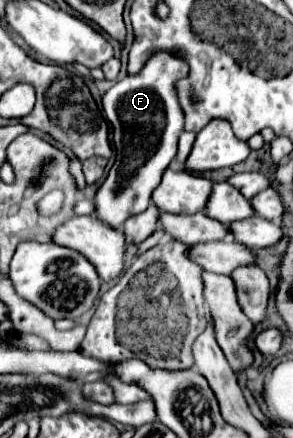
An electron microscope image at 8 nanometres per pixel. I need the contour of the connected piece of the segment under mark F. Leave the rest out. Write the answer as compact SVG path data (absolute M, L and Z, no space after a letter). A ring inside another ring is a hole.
M160 50L148 58L138 74L126 76L104 94L102 110L112 124L116 152L108 178L96 192L96 218L106 226L122 230L126 218L144 212L164 170L176 158L178 136L184 130L184 114L176 98L174 82L186 74L188 64L184 60Z

